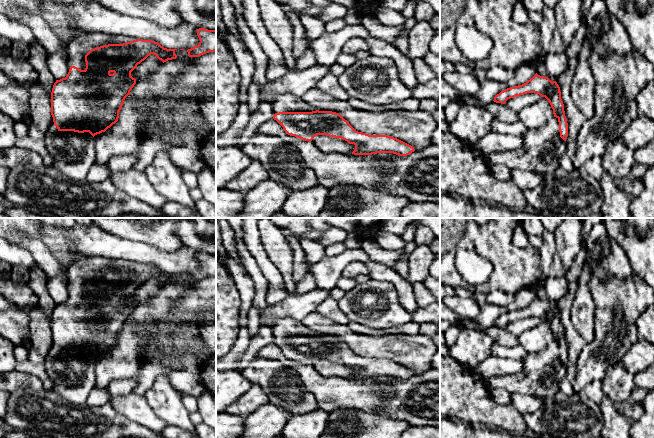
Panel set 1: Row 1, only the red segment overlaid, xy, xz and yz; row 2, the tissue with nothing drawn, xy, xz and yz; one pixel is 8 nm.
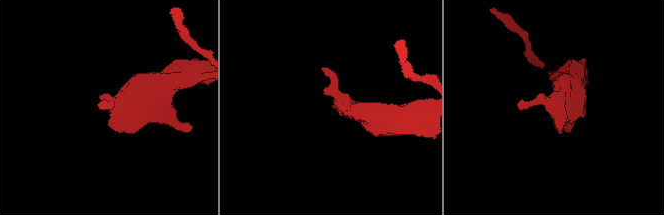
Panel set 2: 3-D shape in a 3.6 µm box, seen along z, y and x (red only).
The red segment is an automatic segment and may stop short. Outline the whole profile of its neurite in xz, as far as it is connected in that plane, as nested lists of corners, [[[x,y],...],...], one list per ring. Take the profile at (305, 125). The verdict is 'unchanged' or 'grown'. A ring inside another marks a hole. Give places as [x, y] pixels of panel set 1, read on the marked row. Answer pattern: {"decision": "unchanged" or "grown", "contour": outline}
{"decision": "grown", "contour": [[[282,94],[271,103],[276,120],[290,135],[305,141],[312,141],[317,135],[341,138],[354,144],[354,155],[393,153],[407,156],[415,151],[414,147],[387,135],[369,135],[356,131],[339,113],[319,111],[301,97]]]}

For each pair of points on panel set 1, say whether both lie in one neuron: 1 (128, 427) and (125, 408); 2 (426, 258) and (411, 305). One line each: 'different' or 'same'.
1: different
2: different

